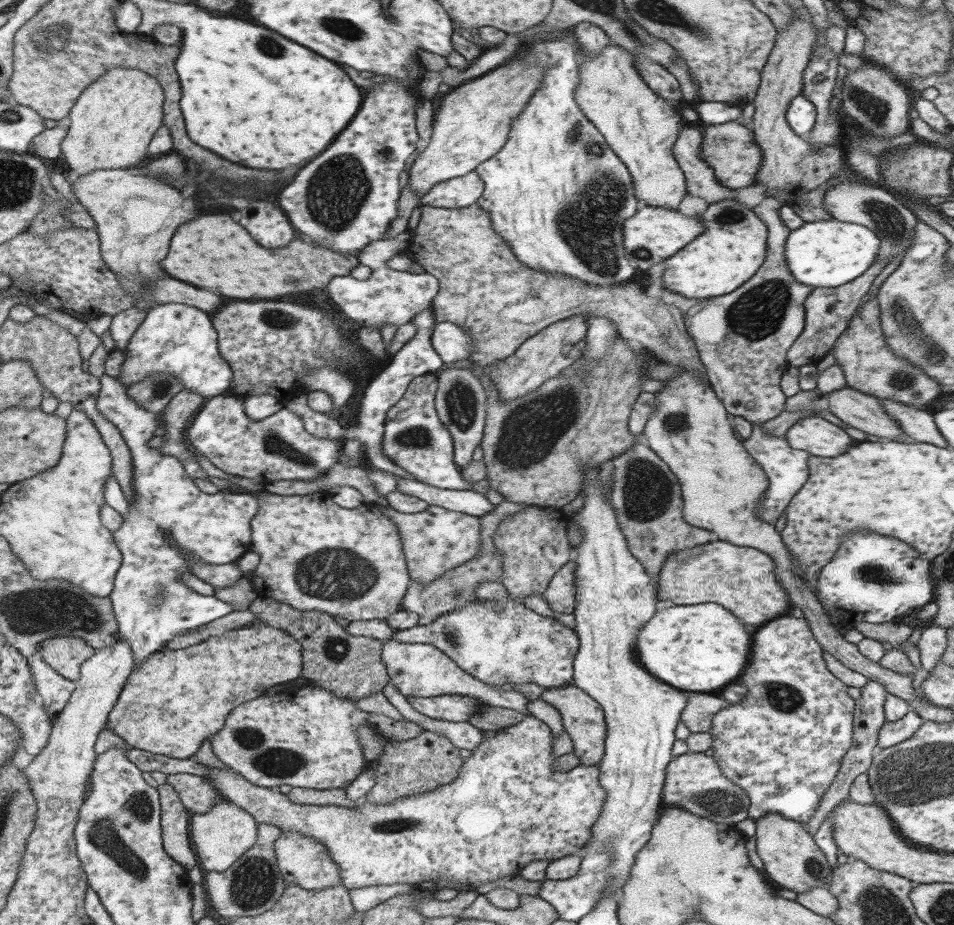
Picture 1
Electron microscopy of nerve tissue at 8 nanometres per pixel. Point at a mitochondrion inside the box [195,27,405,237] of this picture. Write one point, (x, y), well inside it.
(271, 48)

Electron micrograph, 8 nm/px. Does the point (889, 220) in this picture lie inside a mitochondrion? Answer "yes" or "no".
yes

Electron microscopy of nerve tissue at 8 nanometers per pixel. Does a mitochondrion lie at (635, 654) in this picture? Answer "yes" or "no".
no

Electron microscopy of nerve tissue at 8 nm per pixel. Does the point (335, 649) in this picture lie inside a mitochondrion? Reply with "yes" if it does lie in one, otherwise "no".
yes

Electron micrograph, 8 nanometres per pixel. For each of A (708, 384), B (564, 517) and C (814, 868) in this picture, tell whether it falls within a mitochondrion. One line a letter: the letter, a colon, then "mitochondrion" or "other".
A: other
B: other
C: mitochondrion

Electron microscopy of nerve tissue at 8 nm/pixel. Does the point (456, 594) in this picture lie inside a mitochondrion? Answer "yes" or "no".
yes

